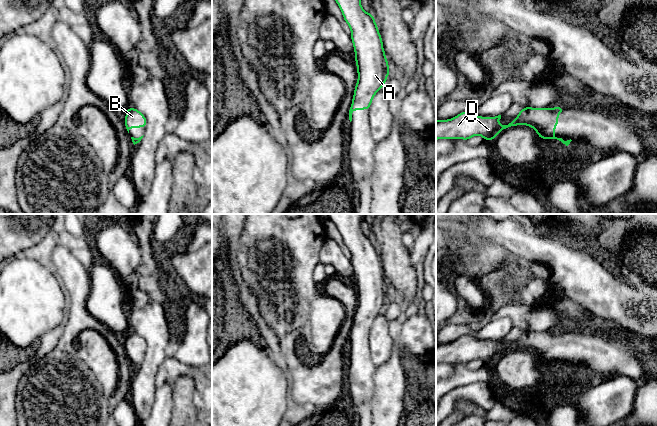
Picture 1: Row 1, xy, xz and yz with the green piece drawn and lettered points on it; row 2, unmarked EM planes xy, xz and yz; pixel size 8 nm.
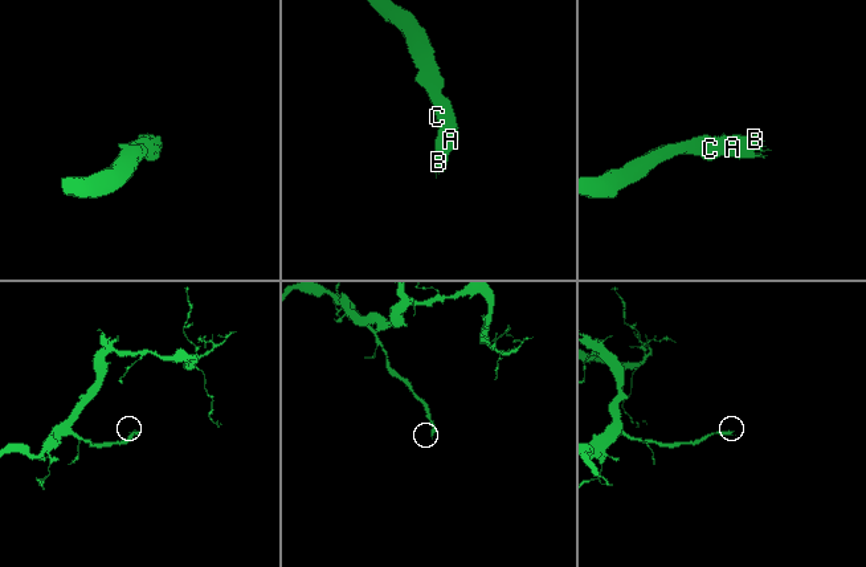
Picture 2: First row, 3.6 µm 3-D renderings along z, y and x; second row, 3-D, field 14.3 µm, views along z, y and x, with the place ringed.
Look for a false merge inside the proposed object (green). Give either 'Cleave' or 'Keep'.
Keep

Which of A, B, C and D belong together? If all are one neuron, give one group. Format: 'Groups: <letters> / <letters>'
Groups: A B C D

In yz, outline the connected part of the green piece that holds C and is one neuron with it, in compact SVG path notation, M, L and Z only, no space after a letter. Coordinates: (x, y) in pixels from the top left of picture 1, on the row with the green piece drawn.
M558 106L554 108L532 108L525 107L522 108L518 116L512 120L508 125L499 125L498 121L501 119L501 115L495 117L480 117L470 111L463 111L457 116L449 120L436 120L436 140L438 139L463 139L468 141L470 138L476 135L480 135L487 141L493 141L498 133L502 130L517 125L527 125L535 129L538 137L541 139L557 139L563 144L568 146L572 141L564 141L562 138L557 138L554 136L554 129L558 126L558 115L564 111L563 106Z

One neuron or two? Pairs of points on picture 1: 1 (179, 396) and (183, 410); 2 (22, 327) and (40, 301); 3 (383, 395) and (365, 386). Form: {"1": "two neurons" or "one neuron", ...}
{"1": "one neuron", "2": "one neuron", "3": "two neurons"}

